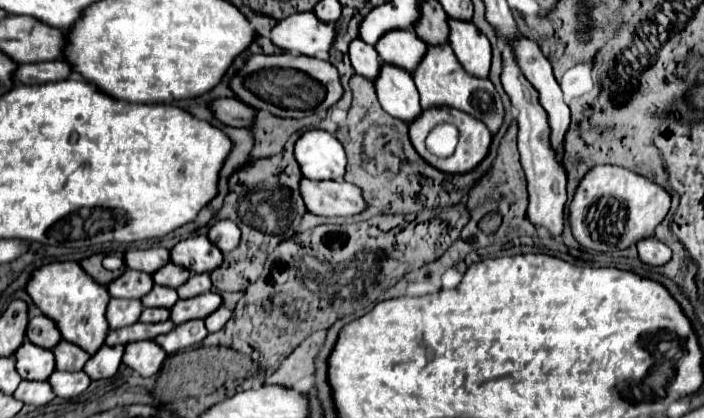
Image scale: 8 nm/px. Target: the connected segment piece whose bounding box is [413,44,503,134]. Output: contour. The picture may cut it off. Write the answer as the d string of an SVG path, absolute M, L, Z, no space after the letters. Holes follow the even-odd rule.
M449 44L427 46L425 58L421 58L421 66L417 66L417 70L413 72L413 80L415 80L415 86L421 94L421 106L423 108L451 106L451 108L463 110L467 114L473 114L493 134L499 130L499 126L503 122L503 104L501 104L501 98L499 98L495 86L489 82L488 78L477 78L477 76L467 74L463 70L463 66L459 64L459 60L455 58ZM493 108L499 112L491 112Z

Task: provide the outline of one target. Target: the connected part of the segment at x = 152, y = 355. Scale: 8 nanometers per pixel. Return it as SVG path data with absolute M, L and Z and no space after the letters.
M133 342L125 346L123 364L139 372L141 376L155 376L161 370L167 354L157 342Z

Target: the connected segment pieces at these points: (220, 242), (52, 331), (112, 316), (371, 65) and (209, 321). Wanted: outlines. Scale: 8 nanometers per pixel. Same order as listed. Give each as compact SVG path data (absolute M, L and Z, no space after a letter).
M219 220L219 222L215 222L215 224L209 228L207 238L209 238L223 254L227 254L227 252L231 252L231 250L239 244L241 232L239 232L239 228L237 228L235 222L231 222L231 220Z
M39 316L37 328L39 328L39 332L35 334L35 318L31 318L29 326L27 326L27 338L33 344L37 344L41 348L53 348L61 340L61 334L59 334L57 326L47 316Z
M111 298L109 308L107 308L107 322L109 322L111 330L131 326L131 324L135 324L139 320L141 310L143 310L141 300L117 300L117 298Z
M355 38L349 44L349 60L351 60L351 66L355 68L357 74L361 74L369 80L377 78L381 62L379 62L379 54L375 52L373 46L369 46L369 44L361 42L359 38Z
M225 306L217 308L213 314L209 314L209 318L205 318L205 326L209 332L217 332L225 326L225 322L231 318L231 310L227 310Z

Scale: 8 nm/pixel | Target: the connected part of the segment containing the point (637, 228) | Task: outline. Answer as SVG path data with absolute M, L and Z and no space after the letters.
M595 166L585 174L575 192L569 206L569 224L575 240L589 250L613 252L637 244L639 260L643 264L663 266L671 260L671 250L657 238L649 236L653 236L655 228L665 220L669 206L671 196L655 182L621 166Z

